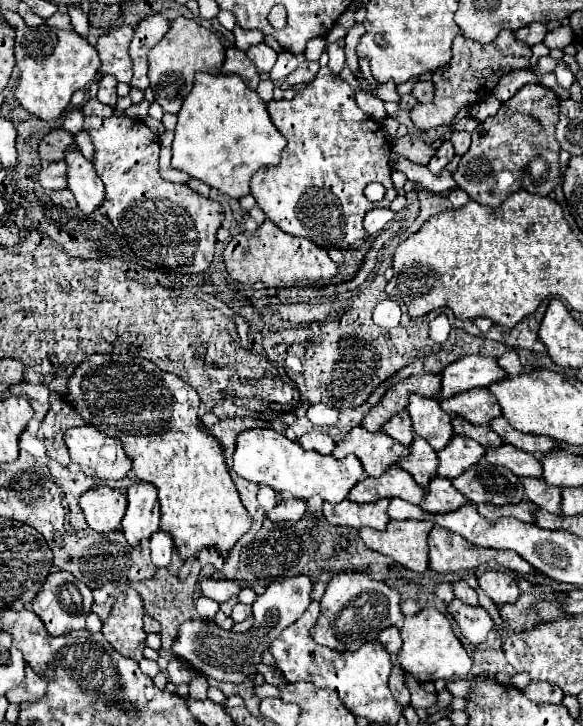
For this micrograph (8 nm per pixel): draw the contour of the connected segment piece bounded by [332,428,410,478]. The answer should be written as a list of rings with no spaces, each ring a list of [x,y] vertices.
[[[352,428],[342,442],[338,442],[332,452],[334,458],[346,458],[348,454],[356,454],[362,462],[368,476],[382,476],[390,466],[398,460],[406,458],[410,450],[384,432],[368,432],[364,428]]]

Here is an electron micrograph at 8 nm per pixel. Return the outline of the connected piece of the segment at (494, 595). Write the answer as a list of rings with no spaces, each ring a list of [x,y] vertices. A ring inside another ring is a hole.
[[[486,572],[478,578],[478,584],[494,604],[514,604],[522,594],[516,580],[506,572]]]

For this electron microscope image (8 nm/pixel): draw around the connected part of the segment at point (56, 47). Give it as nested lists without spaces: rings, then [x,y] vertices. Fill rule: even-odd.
[[[4,10],[6,20],[16,28],[16,66],[20,68],[20,84],[14,92],[16,100],[28,110],[32,116],[54,122],[58,120],[66,108],[70,106],[70,98],[78,88],[84,88],[94,80],[100,58],[94,46],[88,44],[76,32],[66,32],[58,28],[50,28],[46,24],[30,28],[16,12]]]

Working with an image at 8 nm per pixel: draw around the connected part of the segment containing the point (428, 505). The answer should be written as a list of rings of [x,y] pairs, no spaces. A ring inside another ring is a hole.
[[[436,476],[434,482],[430,482],[428,486],[428,494],[420,504],[420,508],[430,514],[446,514],[466,506],[466,502],[468,500],[452,486],[450,480]]]

